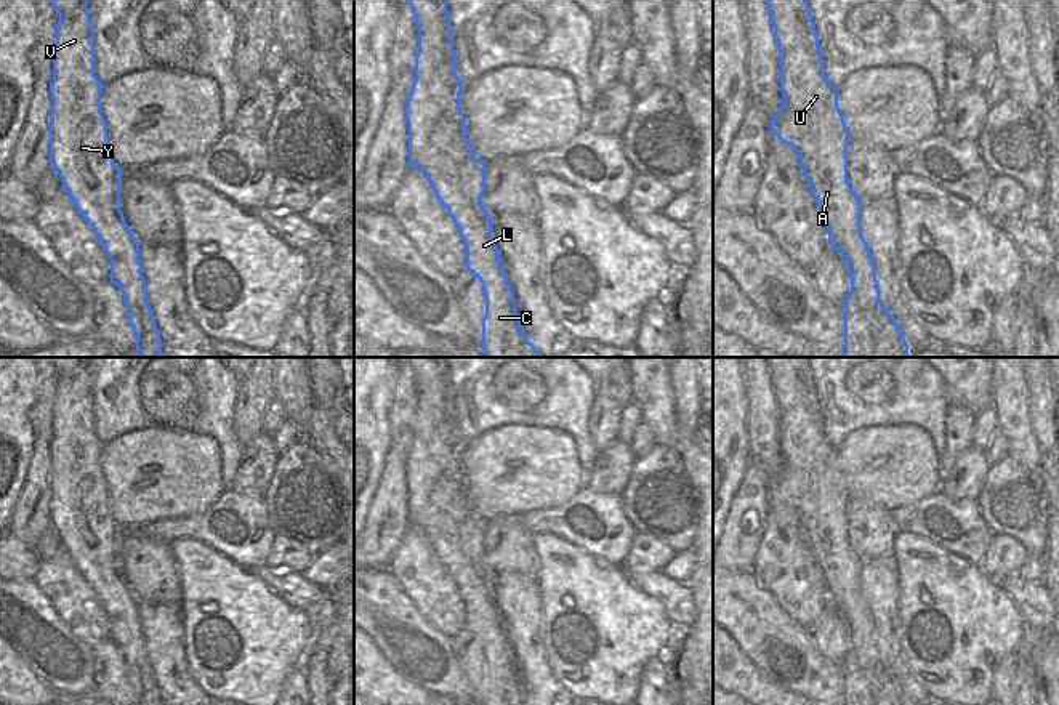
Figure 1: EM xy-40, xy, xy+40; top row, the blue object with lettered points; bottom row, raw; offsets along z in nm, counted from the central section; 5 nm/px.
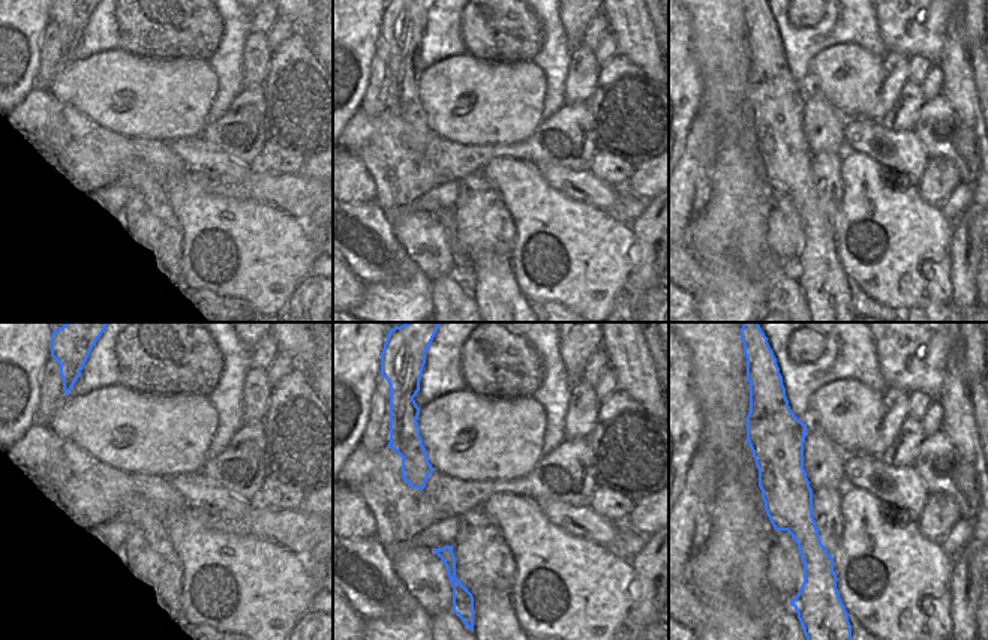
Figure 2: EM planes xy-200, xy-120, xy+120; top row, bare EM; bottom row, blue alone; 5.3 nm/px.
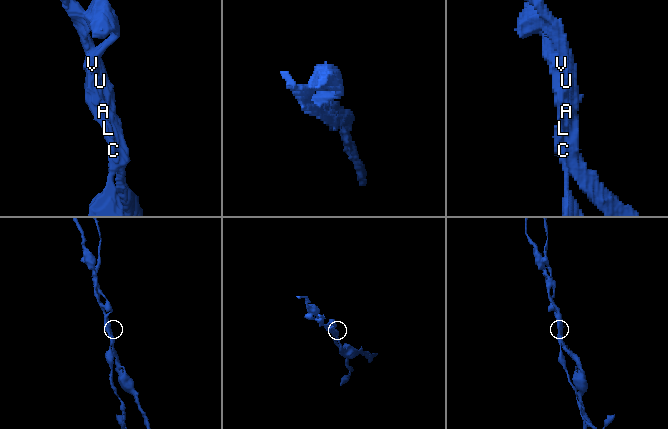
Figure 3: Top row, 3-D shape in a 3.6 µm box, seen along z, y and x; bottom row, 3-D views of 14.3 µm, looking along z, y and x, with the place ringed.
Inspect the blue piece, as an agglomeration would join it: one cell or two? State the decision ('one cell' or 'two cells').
two cells

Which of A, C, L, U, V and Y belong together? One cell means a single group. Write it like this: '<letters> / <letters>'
A U / C L V Y

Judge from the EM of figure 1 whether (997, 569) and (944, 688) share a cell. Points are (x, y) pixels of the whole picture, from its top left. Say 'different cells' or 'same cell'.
different cells

